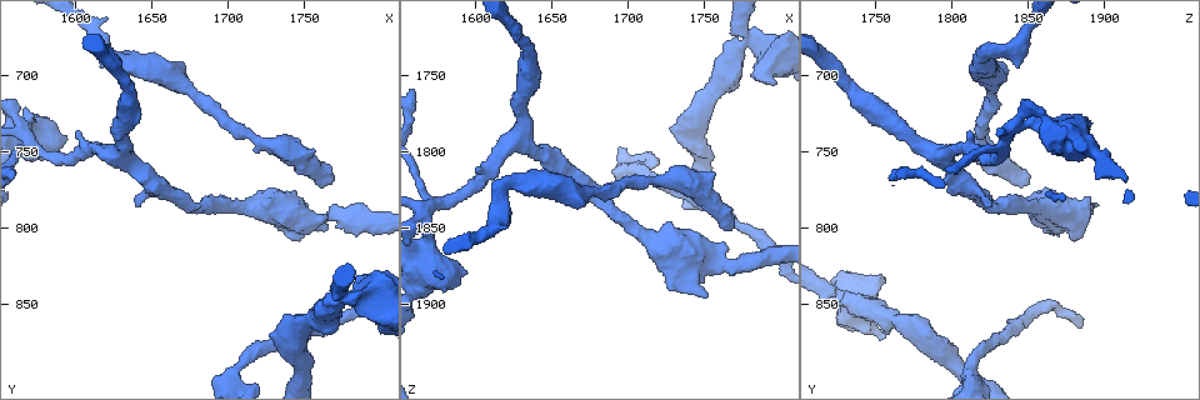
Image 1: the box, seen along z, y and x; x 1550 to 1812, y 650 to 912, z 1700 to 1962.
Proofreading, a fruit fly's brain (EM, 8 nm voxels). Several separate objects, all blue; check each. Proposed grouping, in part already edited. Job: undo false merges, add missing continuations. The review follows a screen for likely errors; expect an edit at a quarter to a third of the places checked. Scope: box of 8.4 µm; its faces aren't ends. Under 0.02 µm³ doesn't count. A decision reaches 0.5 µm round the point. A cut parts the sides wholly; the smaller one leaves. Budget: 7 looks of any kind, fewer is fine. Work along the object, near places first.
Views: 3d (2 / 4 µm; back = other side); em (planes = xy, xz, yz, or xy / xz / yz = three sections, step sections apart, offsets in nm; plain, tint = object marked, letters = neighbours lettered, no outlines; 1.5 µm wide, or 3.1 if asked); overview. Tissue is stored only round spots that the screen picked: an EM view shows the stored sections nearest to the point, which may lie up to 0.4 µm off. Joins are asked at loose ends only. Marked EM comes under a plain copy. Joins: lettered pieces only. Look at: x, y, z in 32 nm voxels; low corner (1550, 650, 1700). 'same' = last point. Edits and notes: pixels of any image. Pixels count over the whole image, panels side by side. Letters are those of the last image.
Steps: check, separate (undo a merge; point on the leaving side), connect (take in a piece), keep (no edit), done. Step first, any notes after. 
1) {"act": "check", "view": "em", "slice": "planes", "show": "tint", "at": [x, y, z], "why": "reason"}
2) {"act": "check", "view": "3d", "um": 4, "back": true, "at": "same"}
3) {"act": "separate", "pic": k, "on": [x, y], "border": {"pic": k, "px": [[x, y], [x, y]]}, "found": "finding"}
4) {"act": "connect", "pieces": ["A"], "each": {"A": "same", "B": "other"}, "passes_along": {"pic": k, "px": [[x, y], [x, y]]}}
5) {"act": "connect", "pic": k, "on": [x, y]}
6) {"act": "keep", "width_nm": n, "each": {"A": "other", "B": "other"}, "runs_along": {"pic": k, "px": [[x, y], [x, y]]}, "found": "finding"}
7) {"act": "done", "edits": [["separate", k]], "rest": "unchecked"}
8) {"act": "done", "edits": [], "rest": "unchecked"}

{"act": "check", "view": "3d", "um": 2, "at": [1638, 786, 1824], "why": "branch stops here"}

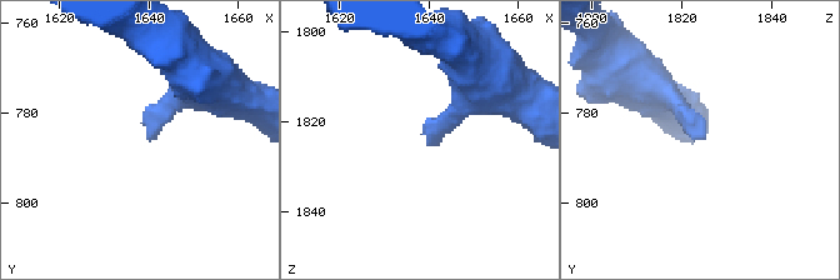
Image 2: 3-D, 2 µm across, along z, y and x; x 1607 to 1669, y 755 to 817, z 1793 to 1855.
{"act": "check", "view": "em", "slice": "xz", "step": 8, "show": "letters", "at": [1639, 785, 1825]}

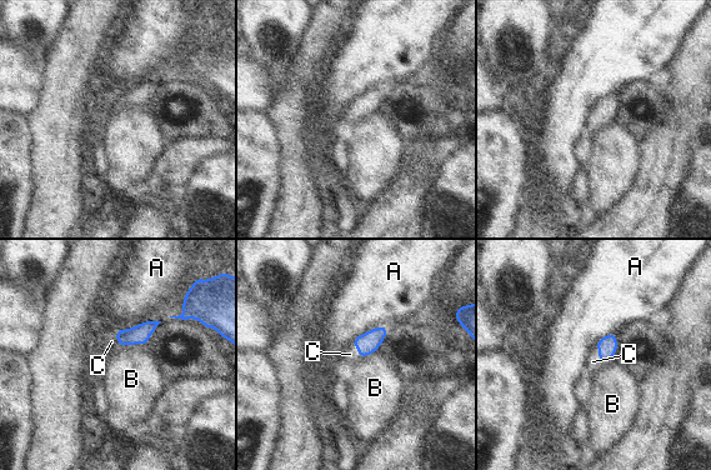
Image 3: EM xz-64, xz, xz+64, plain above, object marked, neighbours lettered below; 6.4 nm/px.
{"act": "connect", "pieces": ["C"], "each": {"A": "other", "B": "other", "C": "same"}, "passes_along": {"pic": 3, "px": [[607, 345], [600, 360], [592, 361]]}, "found": "it goes on there"}

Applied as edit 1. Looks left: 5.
{"act": "check", "view": "overview", "why": "redraw"}

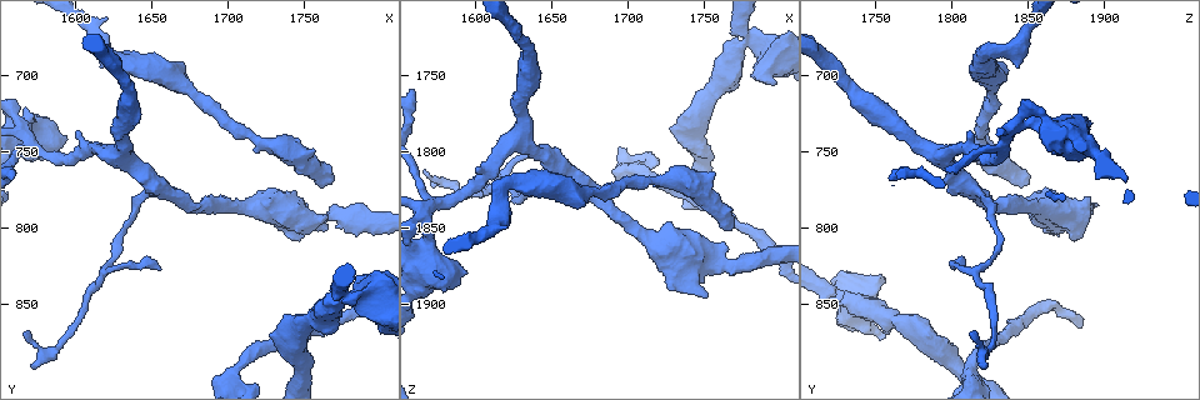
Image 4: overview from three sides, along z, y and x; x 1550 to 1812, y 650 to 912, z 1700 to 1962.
{"act": "check", "view": "3d", "um": 4, "at": [1780, 848, 1730], "why": "branch point"}

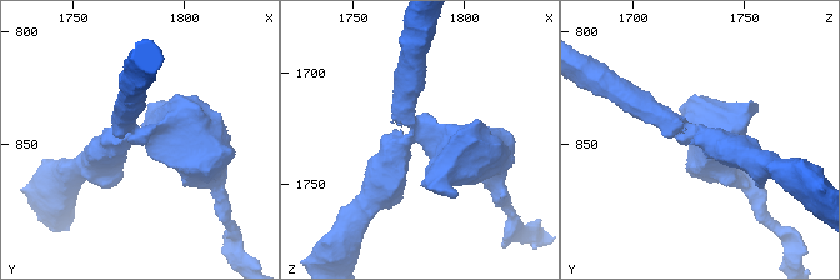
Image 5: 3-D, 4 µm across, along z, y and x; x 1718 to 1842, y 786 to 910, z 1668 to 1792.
{"act": "check", "view": "em", "slice": "yz", "step": 4, "show": "tint", "at": [1781, 847, 1728], "arms": 3, "arm_widths_nm": [340, 460, 700], "why": "need the tissue"}

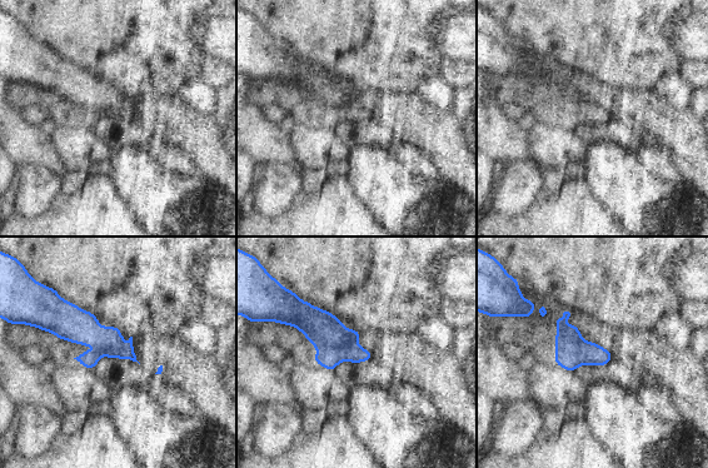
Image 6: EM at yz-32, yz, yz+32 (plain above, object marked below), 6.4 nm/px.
{"act": "check", "view": "em", "slice": "yz", "step": 4, "show": "letters", "at": "same"}

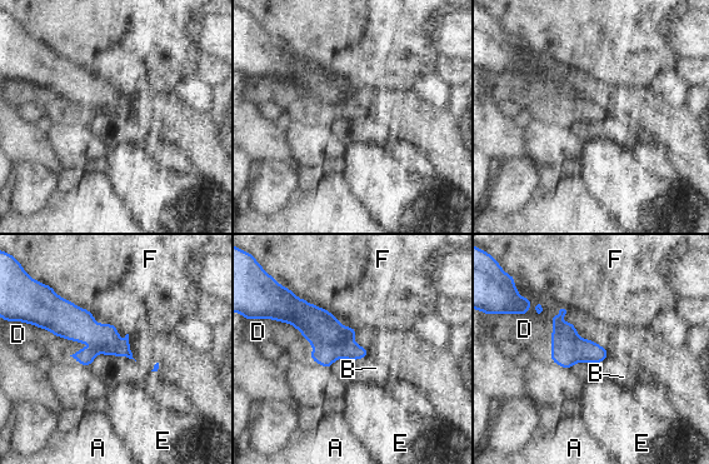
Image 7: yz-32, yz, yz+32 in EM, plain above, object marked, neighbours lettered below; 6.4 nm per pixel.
{"act": "separate", "pic": 7, "on": [324, 354], "each": {"A": "other", "B": "other", "D": "other", "E": "other", "F": "other"}, "border": {"pic": 7, "px": [[353, 340], [320, 342], [315, 347]]}, "found": "two neurons meet here"}

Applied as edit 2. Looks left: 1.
{"act": "done", "edits": [["connect", 3], ["separate", 7]], "rest": "unchecked"}

